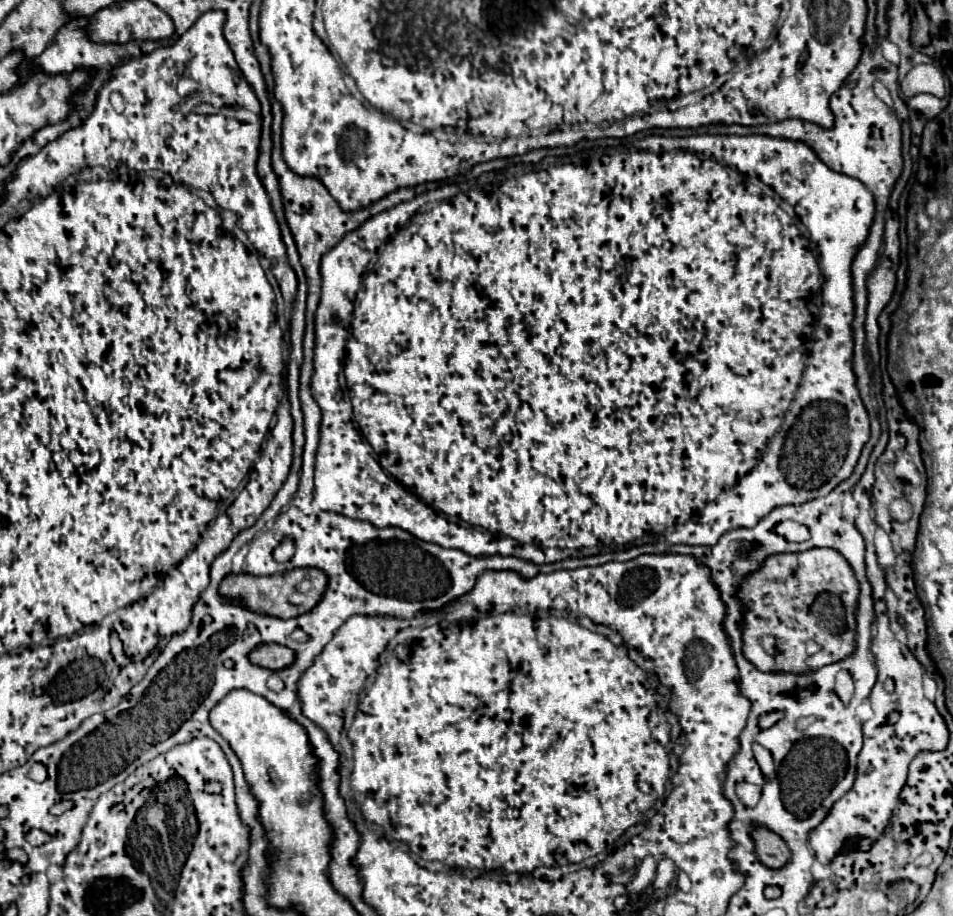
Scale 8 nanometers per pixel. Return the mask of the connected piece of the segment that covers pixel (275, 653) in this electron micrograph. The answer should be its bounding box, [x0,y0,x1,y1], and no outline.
[249,643,295,671]

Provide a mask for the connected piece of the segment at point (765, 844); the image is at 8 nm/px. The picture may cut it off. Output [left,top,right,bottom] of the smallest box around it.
[751,825,791,869]

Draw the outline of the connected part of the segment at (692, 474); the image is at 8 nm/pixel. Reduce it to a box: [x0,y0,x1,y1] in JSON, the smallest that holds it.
[311,135,875,565]

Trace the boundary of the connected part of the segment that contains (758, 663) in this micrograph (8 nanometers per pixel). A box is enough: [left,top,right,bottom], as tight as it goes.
[735,547,859,673]

